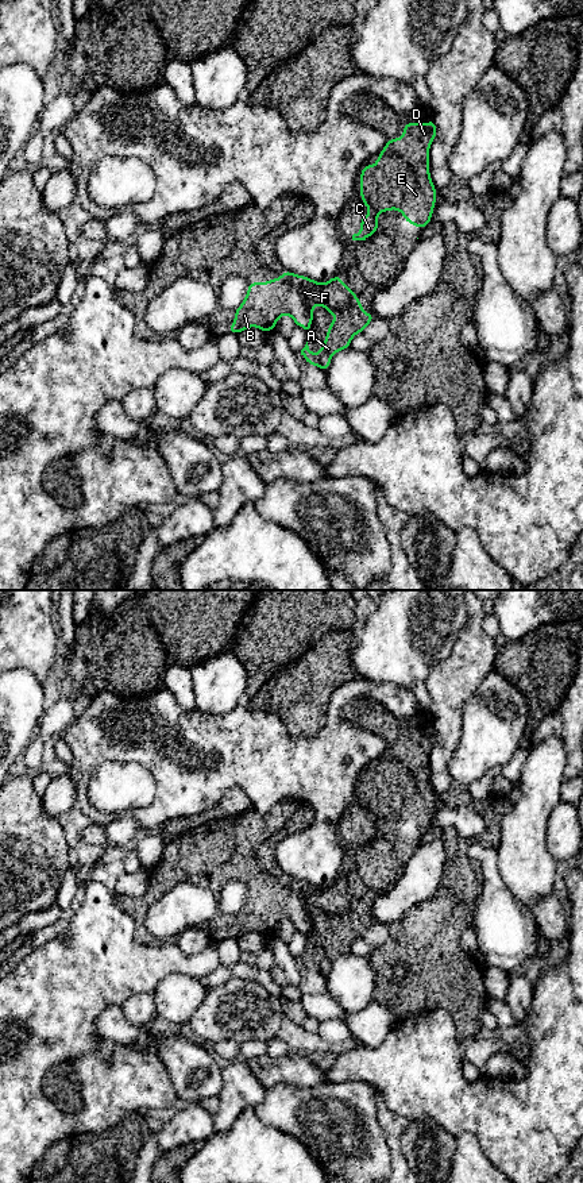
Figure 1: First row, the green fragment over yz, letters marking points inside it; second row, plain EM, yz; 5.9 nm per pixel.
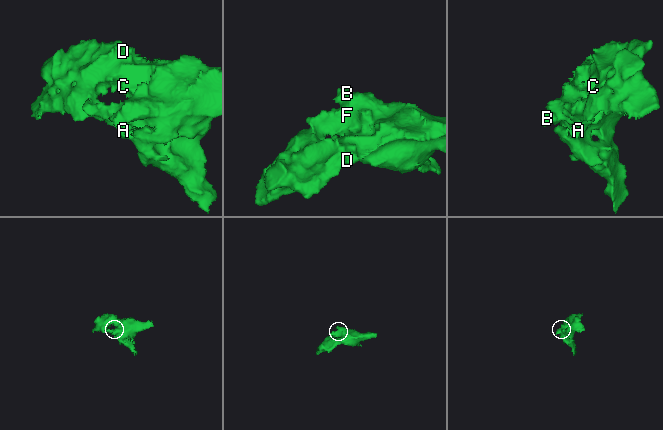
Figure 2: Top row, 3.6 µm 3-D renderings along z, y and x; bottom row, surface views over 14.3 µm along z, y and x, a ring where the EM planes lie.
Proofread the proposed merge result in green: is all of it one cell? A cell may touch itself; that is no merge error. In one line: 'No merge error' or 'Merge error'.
No merge error

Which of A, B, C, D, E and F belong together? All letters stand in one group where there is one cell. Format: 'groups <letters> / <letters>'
groups A B C D E F

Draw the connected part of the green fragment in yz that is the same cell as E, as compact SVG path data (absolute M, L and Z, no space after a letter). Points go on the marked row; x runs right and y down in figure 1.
M405 123L404 135L386 142L375 165L360 172L360 200L368 215L360 219L360 232L352 240L366 240L378 232L378 215L399 211L406 223L425 228L437 192L429 172L429 147L436 138L436 123Z

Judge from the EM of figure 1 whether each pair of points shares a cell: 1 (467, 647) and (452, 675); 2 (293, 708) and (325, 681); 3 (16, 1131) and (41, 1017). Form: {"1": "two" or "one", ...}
{"1": "one", "2": "one", "3": "one"}

